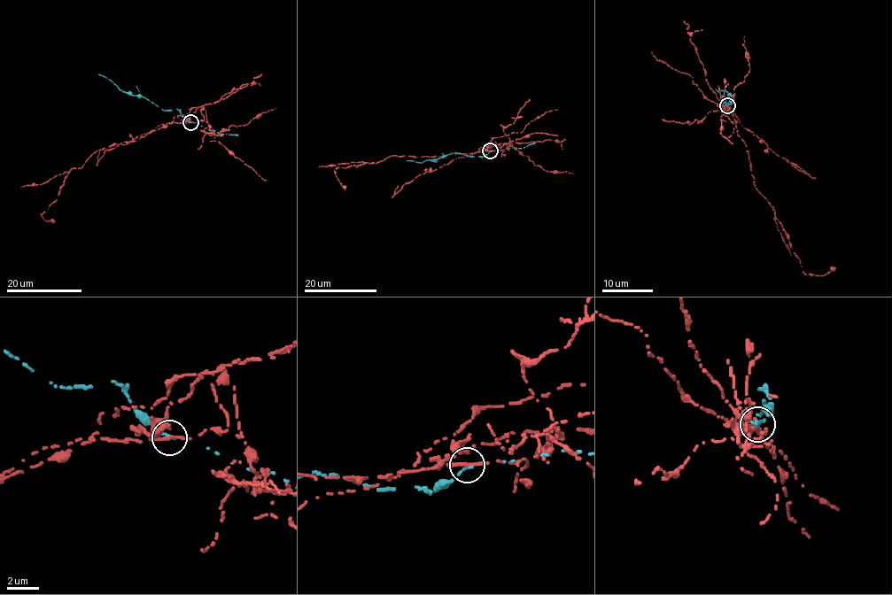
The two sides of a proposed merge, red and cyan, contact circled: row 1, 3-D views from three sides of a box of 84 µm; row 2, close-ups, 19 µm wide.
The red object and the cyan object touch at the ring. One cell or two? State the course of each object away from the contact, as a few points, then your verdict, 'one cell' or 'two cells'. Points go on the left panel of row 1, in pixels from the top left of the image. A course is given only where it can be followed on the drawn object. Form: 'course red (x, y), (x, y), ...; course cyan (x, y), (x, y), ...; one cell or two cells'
course red (190, 122), (169, 122), (126, 144), (95, 150), (81, 168), (72, 168), (57, 199), (41, 214), (54, 222); course cyan (190, 122), (177, 109), (163, 110), (143, 97), (126, 93), (98, 74); two cells

